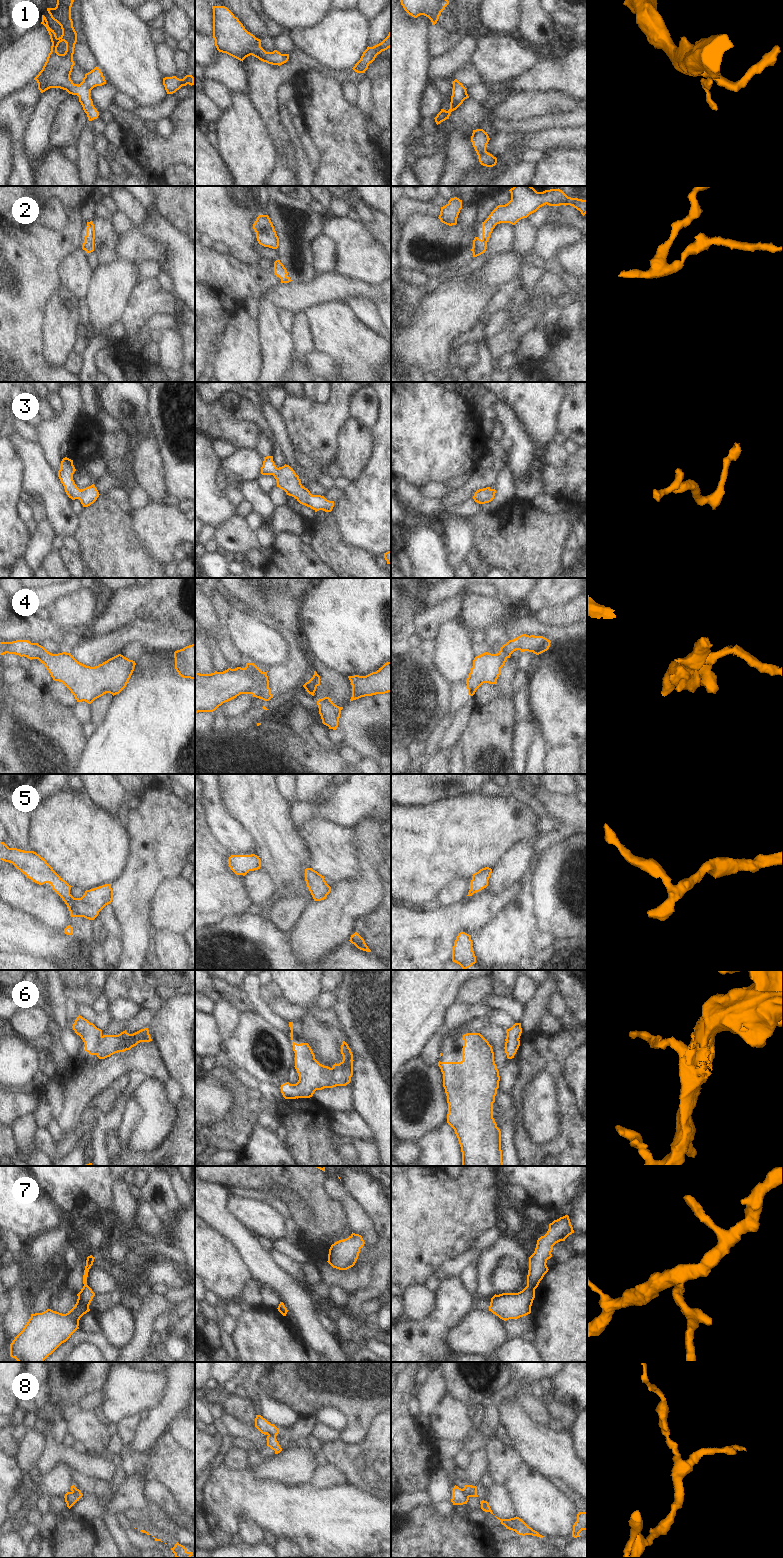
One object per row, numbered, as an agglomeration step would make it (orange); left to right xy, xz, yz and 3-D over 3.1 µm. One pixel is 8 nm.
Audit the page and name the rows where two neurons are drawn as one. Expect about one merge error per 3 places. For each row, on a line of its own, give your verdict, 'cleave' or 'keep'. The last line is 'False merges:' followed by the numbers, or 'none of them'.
1: keep
2: keep
3: keep
4: cleave
5: keep
6: keep
7: keep
8: cleave
False merges: 4, 8

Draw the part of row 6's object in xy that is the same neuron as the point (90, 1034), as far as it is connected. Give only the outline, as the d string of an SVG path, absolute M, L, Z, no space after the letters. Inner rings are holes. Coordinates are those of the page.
M80 1015L76 1018L72 1028L83 1040L85 1051L90 1055L96 1055L99 1059L130 1050L140 1042L152 1041L148 1028L133 1034L125 1030L118 1035L103 1035L101 1029Z

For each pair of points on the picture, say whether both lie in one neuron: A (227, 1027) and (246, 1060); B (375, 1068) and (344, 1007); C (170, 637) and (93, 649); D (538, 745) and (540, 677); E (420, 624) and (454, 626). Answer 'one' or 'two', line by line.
A: two
B: one
C: one
D: two
E: two

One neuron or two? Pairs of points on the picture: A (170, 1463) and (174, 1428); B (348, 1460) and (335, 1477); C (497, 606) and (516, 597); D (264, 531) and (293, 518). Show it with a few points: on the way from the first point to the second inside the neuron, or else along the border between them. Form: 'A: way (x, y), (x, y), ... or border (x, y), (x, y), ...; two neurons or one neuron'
A: border (168, 1432), (184, 1449); two neurons
B: border (328, 1462), (335, 1465), (343, 1473), (347, 1482); two neurons
C: border (504, 599), (513, 606); two neurons
D: way (271, 531), (282, 521), (286, 520); one neuron

